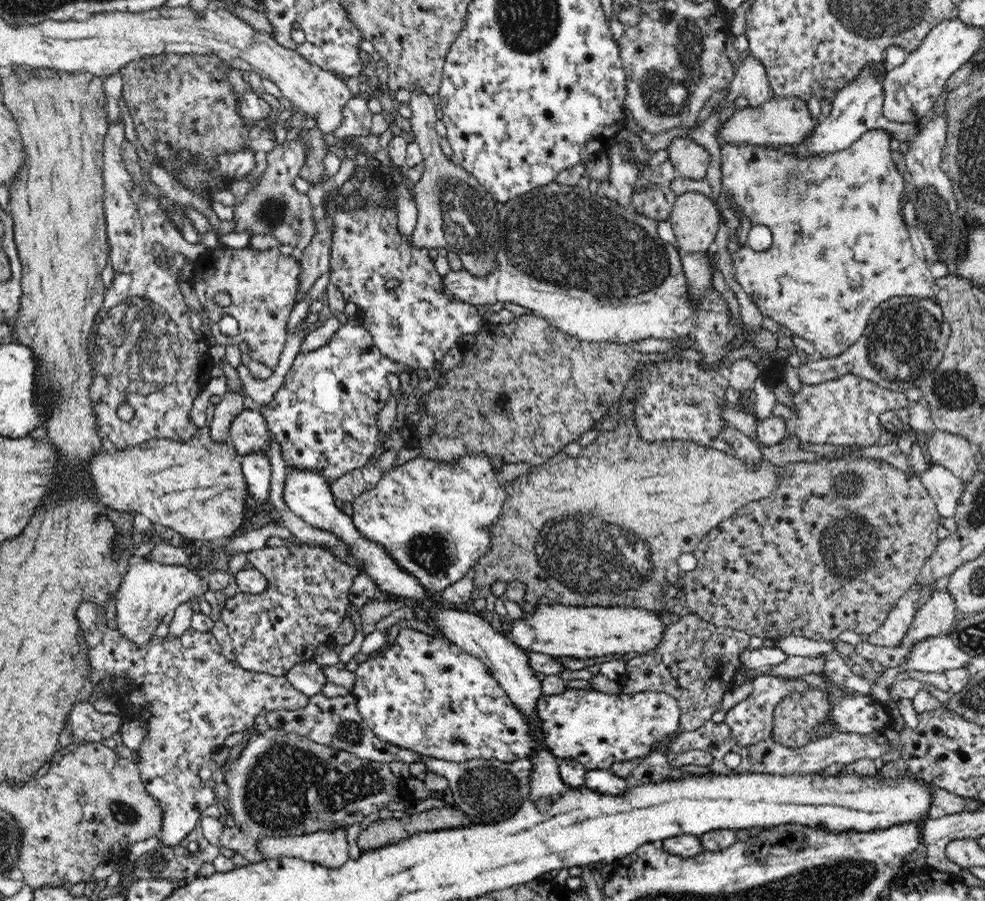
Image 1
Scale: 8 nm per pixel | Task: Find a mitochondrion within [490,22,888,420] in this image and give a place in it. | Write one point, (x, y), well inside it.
(564, 239)

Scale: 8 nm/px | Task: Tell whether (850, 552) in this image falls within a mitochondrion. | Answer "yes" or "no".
yes

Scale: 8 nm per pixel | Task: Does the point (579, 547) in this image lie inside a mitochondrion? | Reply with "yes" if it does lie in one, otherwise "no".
yes

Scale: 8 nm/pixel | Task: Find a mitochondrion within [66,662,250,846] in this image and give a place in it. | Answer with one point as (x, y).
(122, 812)

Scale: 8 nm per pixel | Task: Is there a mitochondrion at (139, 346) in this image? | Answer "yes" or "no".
yes

